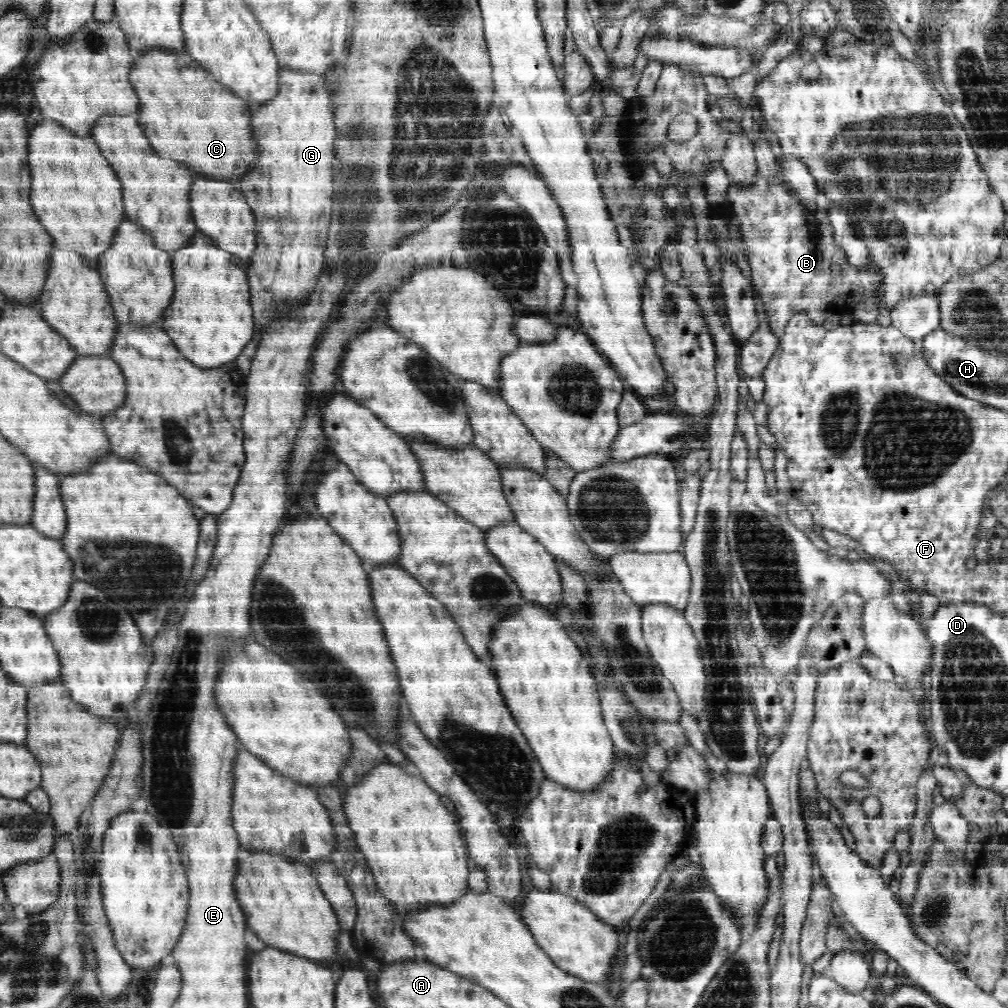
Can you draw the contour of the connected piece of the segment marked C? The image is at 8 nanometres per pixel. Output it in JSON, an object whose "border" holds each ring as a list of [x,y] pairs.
{"border":[[[158,48],[140,55],[130,72],[130,80],[135,92],[139,95],[139,112],[137,120],[144,124],[144,132],[151,147],[164,159],[171,159],[183,164],[197,176],[204,176],[224,182],[242,180],[248,175],[259,160],[260,149],[256,139],[250,132],[251,111],[250,102],[236,96],[223,84],[220,84],[212,73],[177,52],[160,50]]]}

